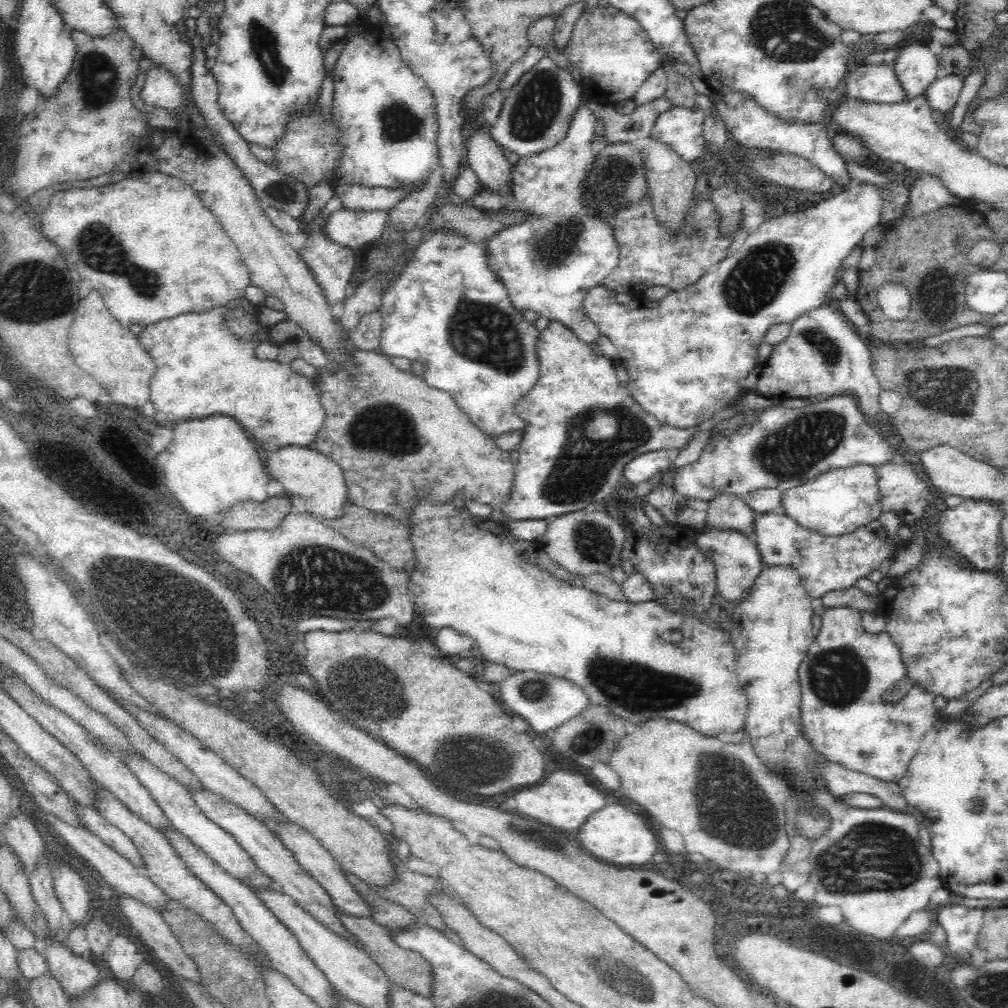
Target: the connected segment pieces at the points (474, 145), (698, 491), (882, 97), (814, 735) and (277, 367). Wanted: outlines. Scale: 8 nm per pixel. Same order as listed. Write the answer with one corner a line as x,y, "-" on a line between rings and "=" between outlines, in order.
482,130
478,134
472,134
466,146
466,166
474,170
478,176
478,182
484,188
492,188
496,192
504,192
510,178
512,168
506,160
506,154
502,148
492,140
492,136
484,134
=
834,394
822,402
810,402
804,408
776,406
762,410
752,422
740,424
732,434
710,440
698,462
678,468
674,490
704,502
712,502
718,494
744,498
748,492
760,488
792,490
830,468
852,464
874,464
878,468
898,460
890,442
884,442
866,420
850,394
=
866,66
852,70
844,78
848,96
876,102
876,104
900,104
908,100
906,88
900,84
894,66
=
828,608
820,614
820,618
820,634
816,636
798,672
802,686
802,726
806,728
806,736
812,740
812,746
816,746
816,750
828,758
828,762
836,762
852,772
898,784
910,760
920,750
922,738
940,718
940,712
934,708
936,696
914,682
904,698
888,700
894,684
908,680
908,668
902,660
902,652
892,644
892,638
886,632
880,636
866,632
862,628
862,612
854,608
=
236,300
210,312
174,316
146,326
138,334
140,344
158,366
150,382
150,400
158,412
164,412
176,424
222,412
234,416
260,448
276,452
286,446
306,448
316,440
326,422
314,380
296,374
290,364
256,358
254,350
260,344
240,342
234,334
226,332
222,326
224,312
244,304
248,302

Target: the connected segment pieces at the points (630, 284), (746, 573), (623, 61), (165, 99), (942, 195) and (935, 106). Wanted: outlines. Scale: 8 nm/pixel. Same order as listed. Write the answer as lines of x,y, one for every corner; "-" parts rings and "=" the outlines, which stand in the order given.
650,190
640,202
620,204
614,210
614,218
610,224
614,228
614,238
620,248
620,264
608,278
602,280
604,288
616,290
618,294
628,292
634,296
640,296
640,292
648,286
666,286
672,288
672,292
688,288
698,278
712,272
714,266
718,266
726,258
728,248
732,246
736,232
744,228
746,218
746,214
742,212
740,216
742,224
732,232
726,230
724,238
720,228
720,216
710,194
706,198
700,198
698,202
694,200
694,204
686,210
682,224
674,232
658,220
654,210
656,208
652,206
=
704,530
698,538
696,544
712,558
716,564
716,588
718,588
718,598
722,602
736,602
742,598
742,592
748,592
756,578
762,574
762,554
758,550
758,544
750,538
744,536
742,532
730,532
730,530
=
602,2
600,6
584,8
566,48
568,62
582,74
580,86
584,88
586,98
604,104
634,100
638,88
652,76
652,72
656,72
656,68
660,68
662,60
650,34
634,16
=
152,66
148,70
140,98
144,100
146,106
166,108
170,112
176,112
182,108
182,88
174,80
174,76
168,74
168,70
158,66
=
920,176
920,180
916,180
910,186
910,200
902,214
920,216
920,214
936,212
938,208
944,208
944,206
960,206
960,204
962,200
950,194
948,188
938,178
=
948,74
944,78
936,78
932,86
926,90
928,104
934,112
950,112
962,94
964,74

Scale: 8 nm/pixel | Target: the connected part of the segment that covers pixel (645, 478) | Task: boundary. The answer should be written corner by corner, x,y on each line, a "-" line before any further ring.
666,448
666,450
654,450
648,454
636,456
626,468
624,468
624,478
630,484
640,484
640,482
650,482
656,474
664,472
676,458
678,458
678,448

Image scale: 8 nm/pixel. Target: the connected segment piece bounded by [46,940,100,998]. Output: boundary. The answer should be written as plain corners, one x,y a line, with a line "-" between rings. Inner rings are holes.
46,940
46,962
48,972
62,984
66,998
78,996
94,986
96,976
100,974
94,960
84,960
84,956
76,956
62,942
58,946
52,940

